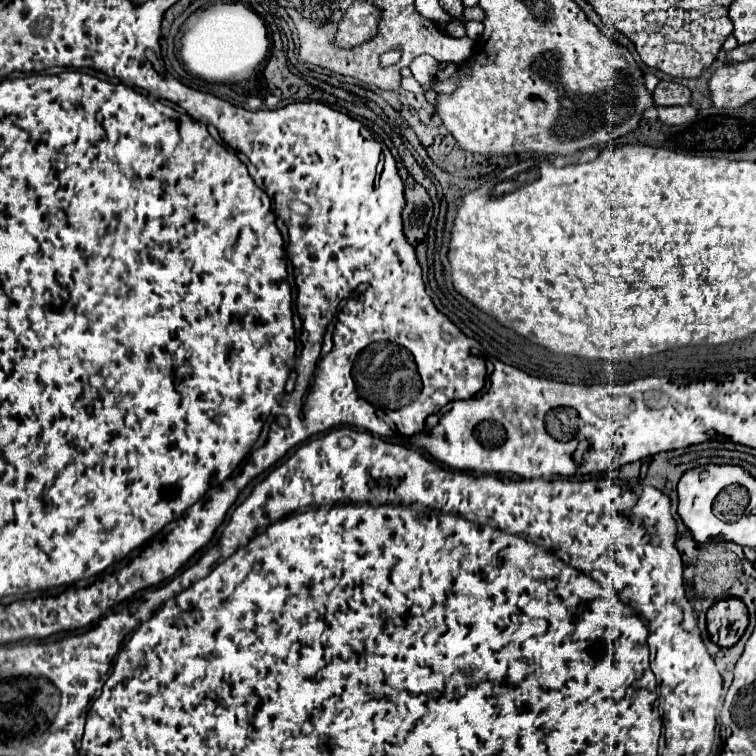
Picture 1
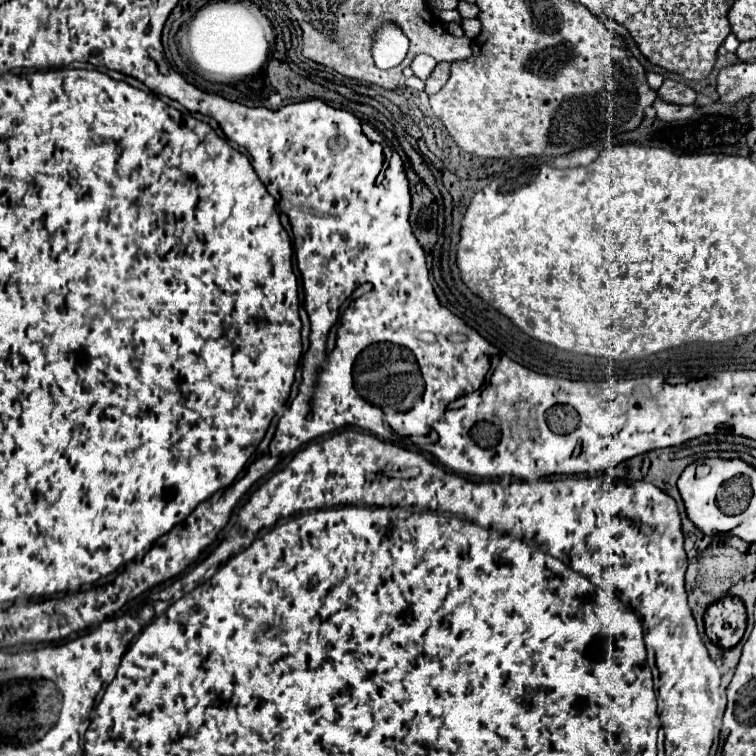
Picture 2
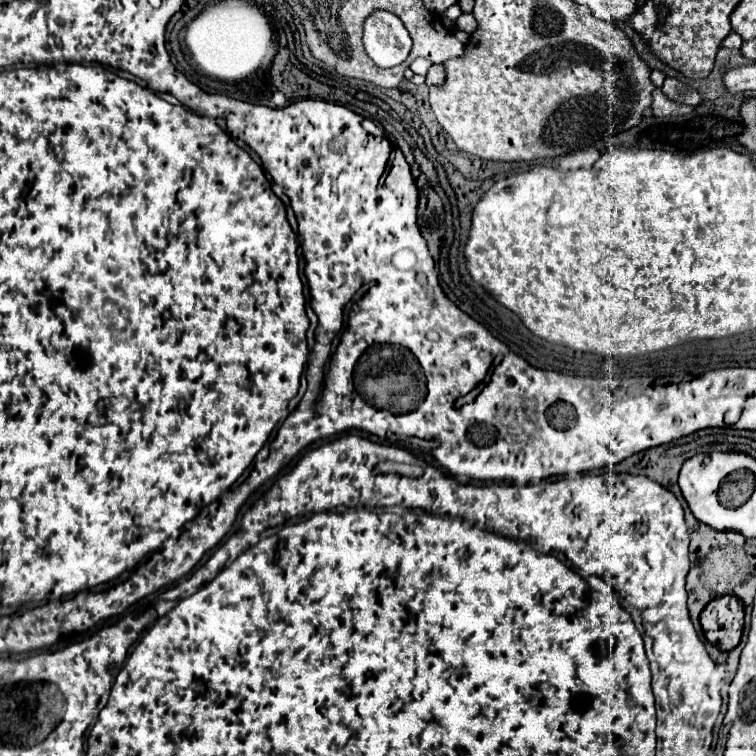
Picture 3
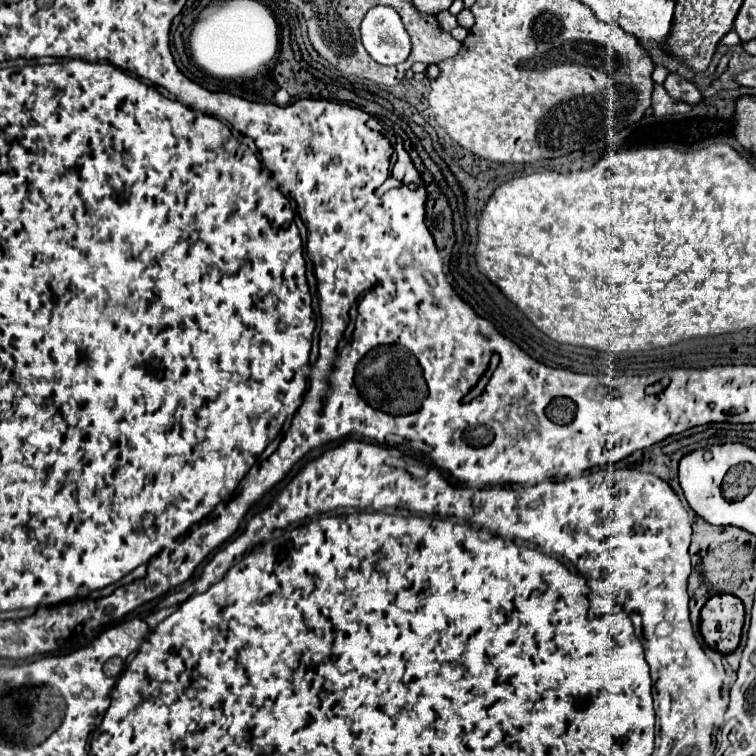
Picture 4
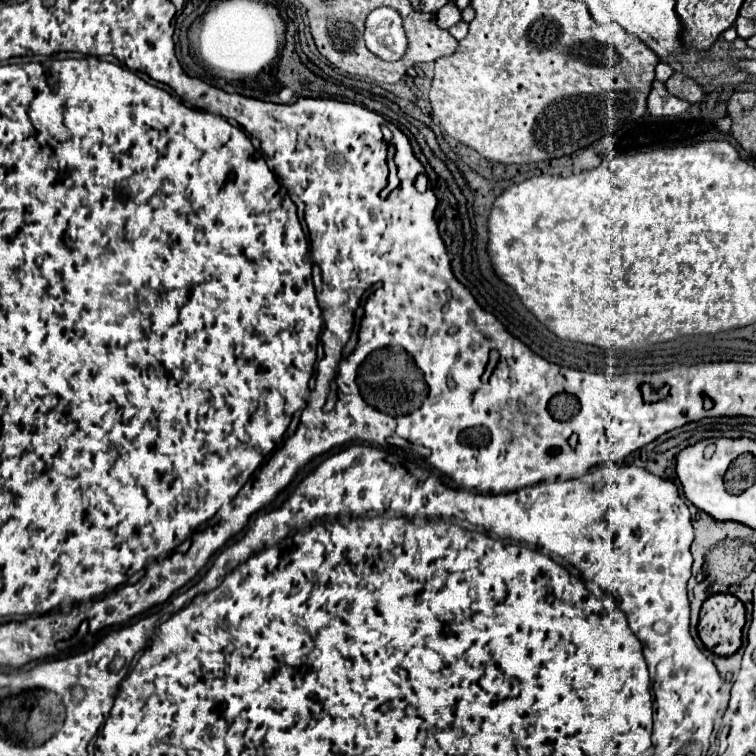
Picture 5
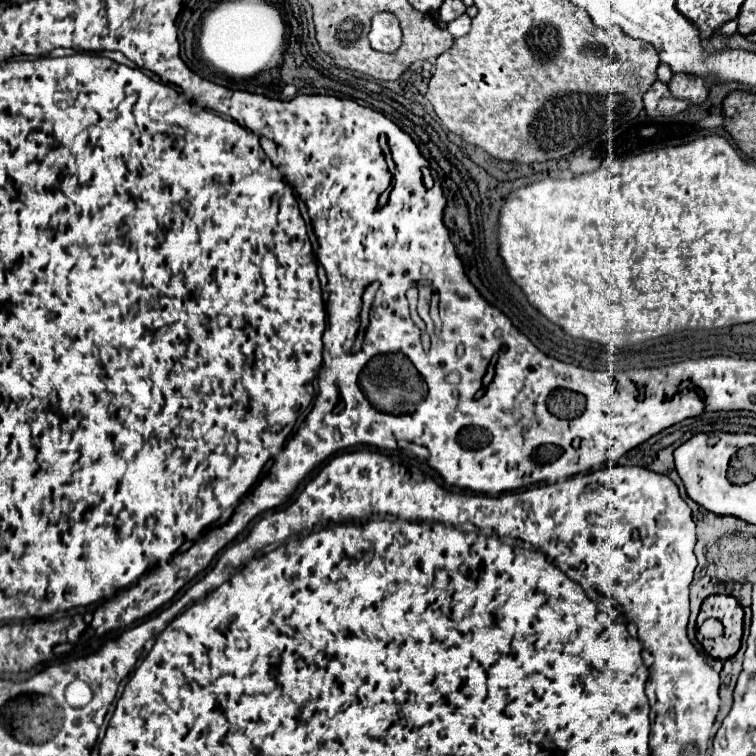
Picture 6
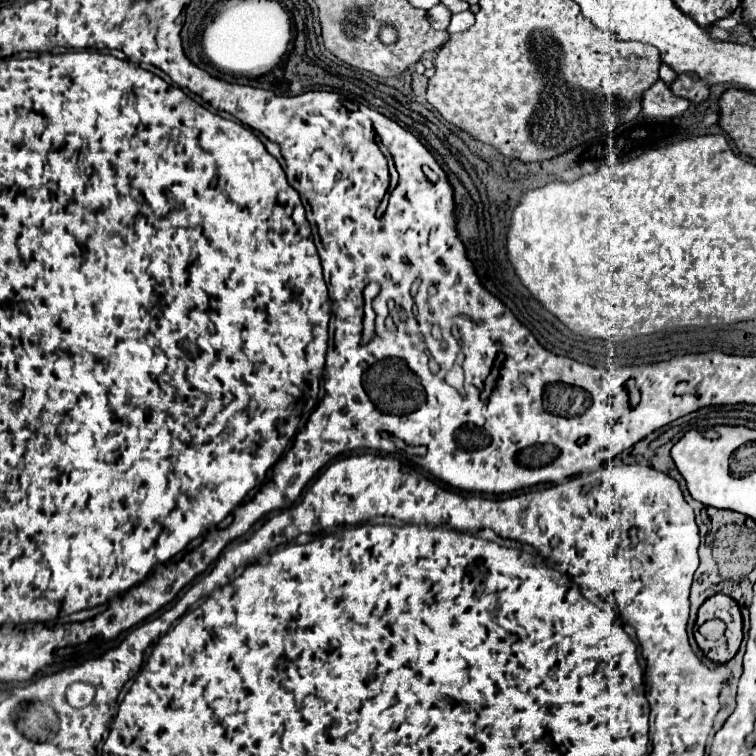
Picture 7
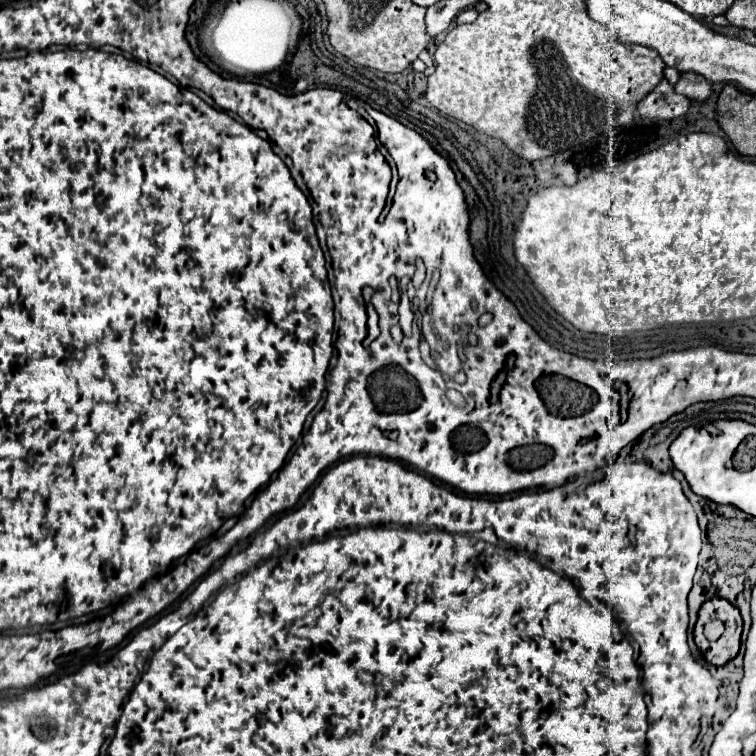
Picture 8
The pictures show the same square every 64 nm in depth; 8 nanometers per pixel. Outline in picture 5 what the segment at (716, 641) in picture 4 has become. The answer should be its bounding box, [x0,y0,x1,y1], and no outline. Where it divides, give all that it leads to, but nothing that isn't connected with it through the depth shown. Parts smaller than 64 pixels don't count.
[698,594,746,656]

